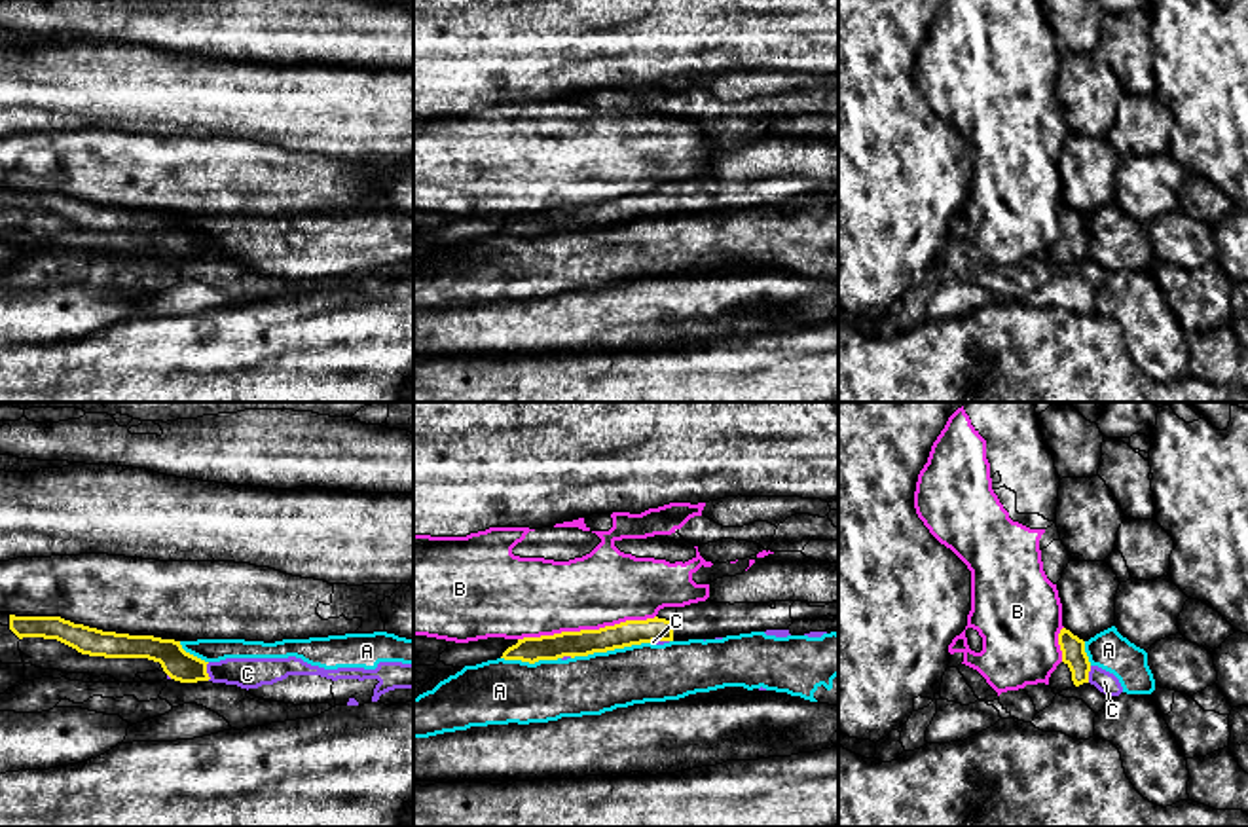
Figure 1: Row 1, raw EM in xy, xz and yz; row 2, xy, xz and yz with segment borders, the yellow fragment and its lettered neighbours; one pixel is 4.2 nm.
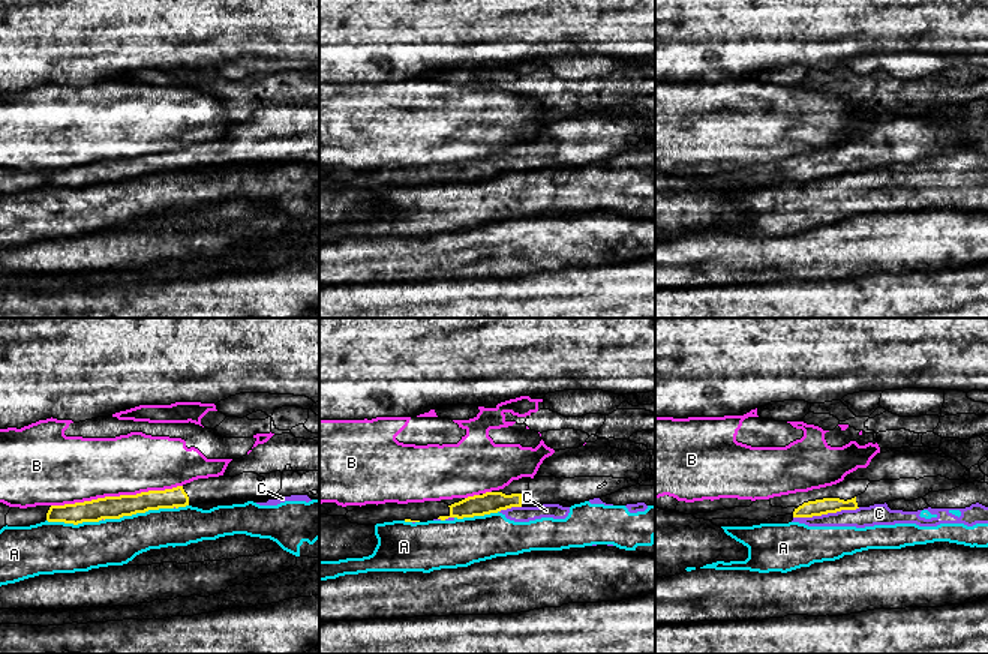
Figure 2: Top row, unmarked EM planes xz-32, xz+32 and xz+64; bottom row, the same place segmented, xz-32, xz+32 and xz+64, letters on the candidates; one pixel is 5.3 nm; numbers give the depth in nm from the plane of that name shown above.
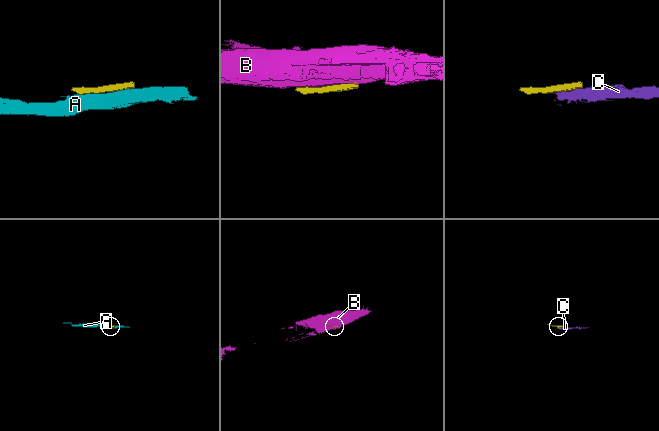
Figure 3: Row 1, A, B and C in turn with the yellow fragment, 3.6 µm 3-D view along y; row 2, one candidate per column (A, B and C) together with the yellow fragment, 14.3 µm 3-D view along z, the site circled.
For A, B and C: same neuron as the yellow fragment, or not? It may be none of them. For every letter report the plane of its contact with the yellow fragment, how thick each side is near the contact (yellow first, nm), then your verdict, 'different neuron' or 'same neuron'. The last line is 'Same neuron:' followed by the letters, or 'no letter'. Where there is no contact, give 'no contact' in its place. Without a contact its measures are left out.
A: meets yellow in xz; 110 nm thick on the yellow side, 260 nm on the other; different neuron
B: meets yellow in xz; 110 nm thick on the yellow side, 320 nm on the other; different neuron
C: meets yellow in xy; 130 nm thick on the yellow side, 130 nm on the other; different neuron
Same neuron: no letter

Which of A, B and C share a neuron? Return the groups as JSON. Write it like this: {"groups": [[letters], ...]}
{"groups": [["A", "C"], ["B"]]}

